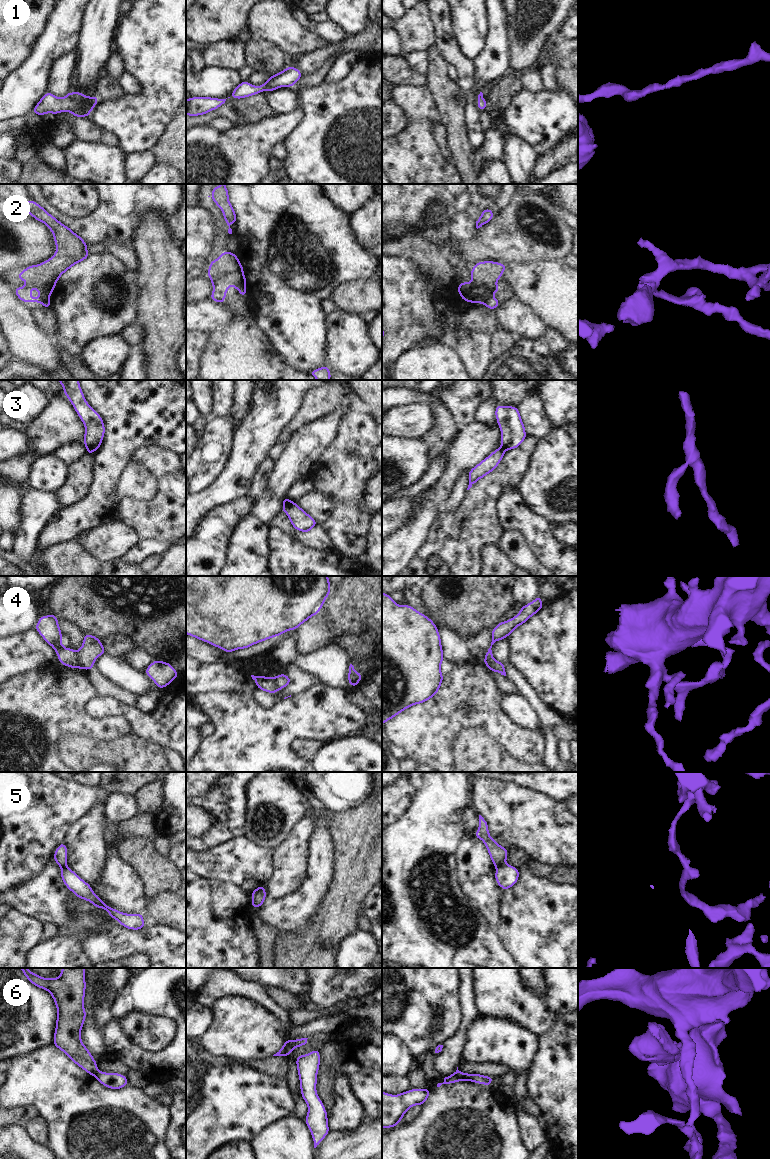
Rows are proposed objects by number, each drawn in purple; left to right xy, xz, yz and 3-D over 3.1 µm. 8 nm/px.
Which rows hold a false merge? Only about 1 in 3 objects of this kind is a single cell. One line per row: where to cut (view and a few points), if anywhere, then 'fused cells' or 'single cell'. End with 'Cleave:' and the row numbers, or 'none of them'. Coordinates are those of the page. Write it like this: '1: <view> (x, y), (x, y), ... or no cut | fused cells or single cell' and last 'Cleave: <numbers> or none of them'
1: no cut | single cell
2: yz (491, 292), (486, 296), (486, 301), (483, 304) | fused cells
3: yz (500, 447), (505, 449) | fused cells
4: xy (76, 651), (80, 667) | fused cells
5: yz (504, 861), (496, 867) | fused cells
6: xz (290, 1040), (294, 1048) | fused cells
Cleave: 2, 3, 4, 5, 6

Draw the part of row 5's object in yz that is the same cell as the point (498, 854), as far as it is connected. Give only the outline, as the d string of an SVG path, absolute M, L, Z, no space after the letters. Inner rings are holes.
M479 815L479 824L480 826L475 832L475 838L484 842L494 866L499 867L506 861L508 850L491 838L488 831L488 822L481 815Z

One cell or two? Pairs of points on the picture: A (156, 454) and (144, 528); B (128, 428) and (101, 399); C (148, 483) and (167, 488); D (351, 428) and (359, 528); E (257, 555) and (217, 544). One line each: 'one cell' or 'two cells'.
A: one cell
B: one cell
C: two cells
D: one cell
E: two cells

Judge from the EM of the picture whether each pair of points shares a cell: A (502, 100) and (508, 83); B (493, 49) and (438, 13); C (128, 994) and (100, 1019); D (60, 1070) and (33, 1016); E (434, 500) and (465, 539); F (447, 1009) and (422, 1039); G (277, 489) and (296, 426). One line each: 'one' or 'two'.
A: one
B: two
C: two
D: two
E: two
F: one
G: two

